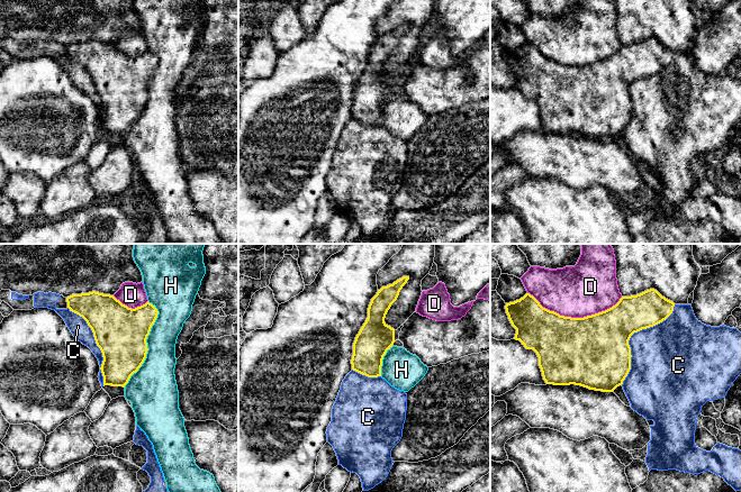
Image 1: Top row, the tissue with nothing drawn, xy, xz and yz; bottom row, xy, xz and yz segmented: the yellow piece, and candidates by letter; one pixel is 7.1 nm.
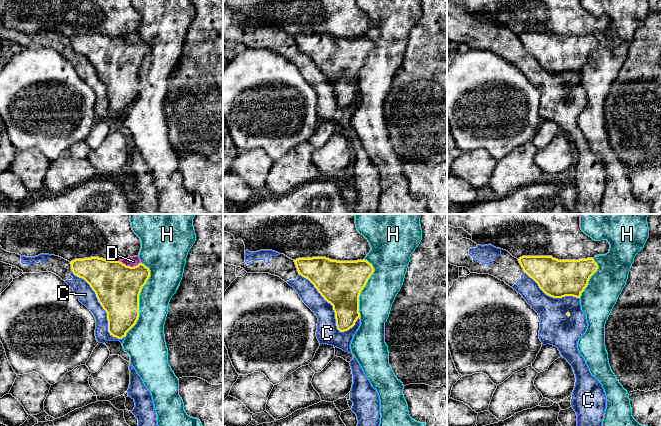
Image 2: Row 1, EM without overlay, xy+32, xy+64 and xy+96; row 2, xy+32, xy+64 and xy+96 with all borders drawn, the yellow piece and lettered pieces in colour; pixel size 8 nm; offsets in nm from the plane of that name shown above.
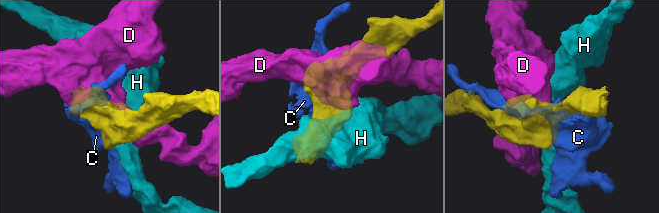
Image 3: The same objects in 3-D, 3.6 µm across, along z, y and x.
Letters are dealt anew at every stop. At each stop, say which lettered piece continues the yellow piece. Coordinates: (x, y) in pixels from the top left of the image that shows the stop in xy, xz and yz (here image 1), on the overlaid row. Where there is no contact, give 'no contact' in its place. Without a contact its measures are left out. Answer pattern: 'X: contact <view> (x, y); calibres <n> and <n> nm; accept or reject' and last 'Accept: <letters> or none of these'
C: contact yz (631, 335); calibres 440 and 420 nm; reject
D: contact yz (575, 318); calibres 480 and 380 nm; reject
H: contact xy (146, 344); calibres 380 and 280 nm; reject
Accept: none of these

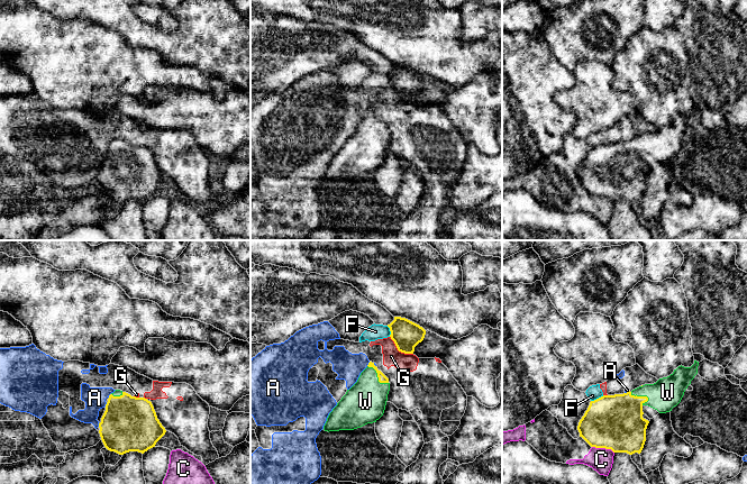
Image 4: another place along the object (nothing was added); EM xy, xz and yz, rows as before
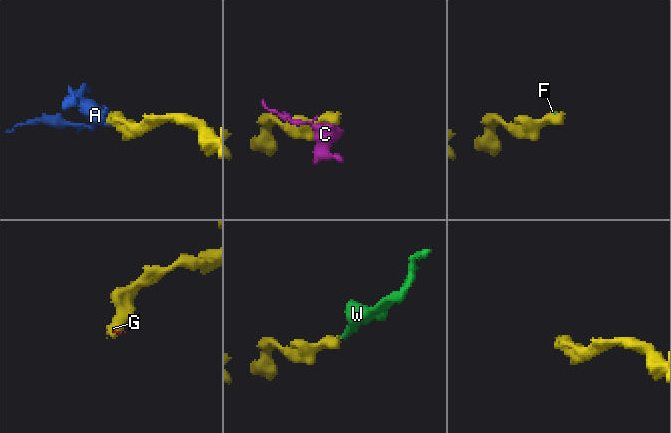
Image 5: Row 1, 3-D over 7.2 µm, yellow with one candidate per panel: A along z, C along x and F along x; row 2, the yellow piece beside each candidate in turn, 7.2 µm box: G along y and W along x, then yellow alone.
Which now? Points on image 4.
A: contact xy (106, 404); calibres 400 and 160 nm; reject
C: contact yz (603, 447); calibres 400 and 170 nm; reject
F: contact yz (597, 399); calibres 400 and 100 nm; reject
G: contact xz (399, 350); calibres 200 and 130 nm; reject
W: contact xz (377, 376); calibres 60 and 300 nm; accept
Accept: W

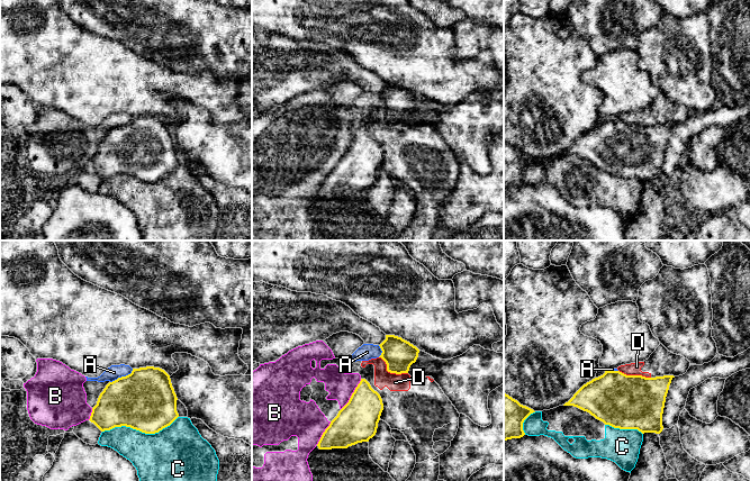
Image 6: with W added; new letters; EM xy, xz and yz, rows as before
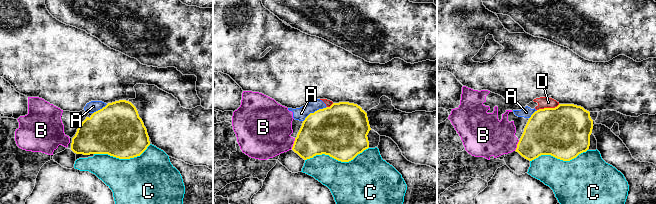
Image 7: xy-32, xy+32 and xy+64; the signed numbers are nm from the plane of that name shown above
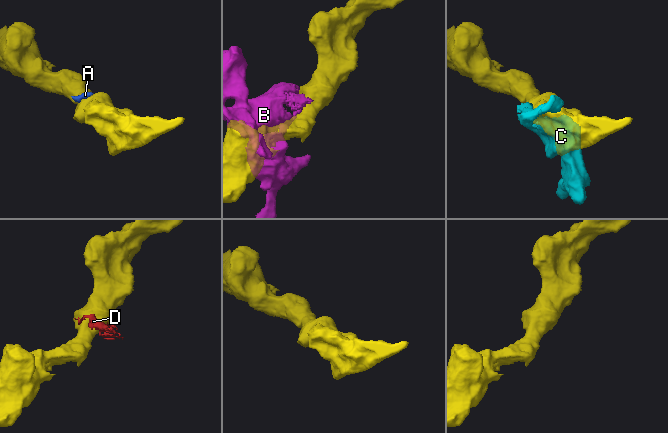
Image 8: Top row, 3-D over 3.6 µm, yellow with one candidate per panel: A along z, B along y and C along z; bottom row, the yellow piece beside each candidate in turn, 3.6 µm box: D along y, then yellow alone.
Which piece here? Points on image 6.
A: contact xy (122, 377); calibres 440 and 100 nm; reject
B: contact xz (352, 395); calibres 300 and 200 nm; reject
C: contact xy (139, 430); calibres 440 and 360 nm; reject
D: contact xz (390, 372); calibres 220 and 130 nm; reject
Accept: none of these

